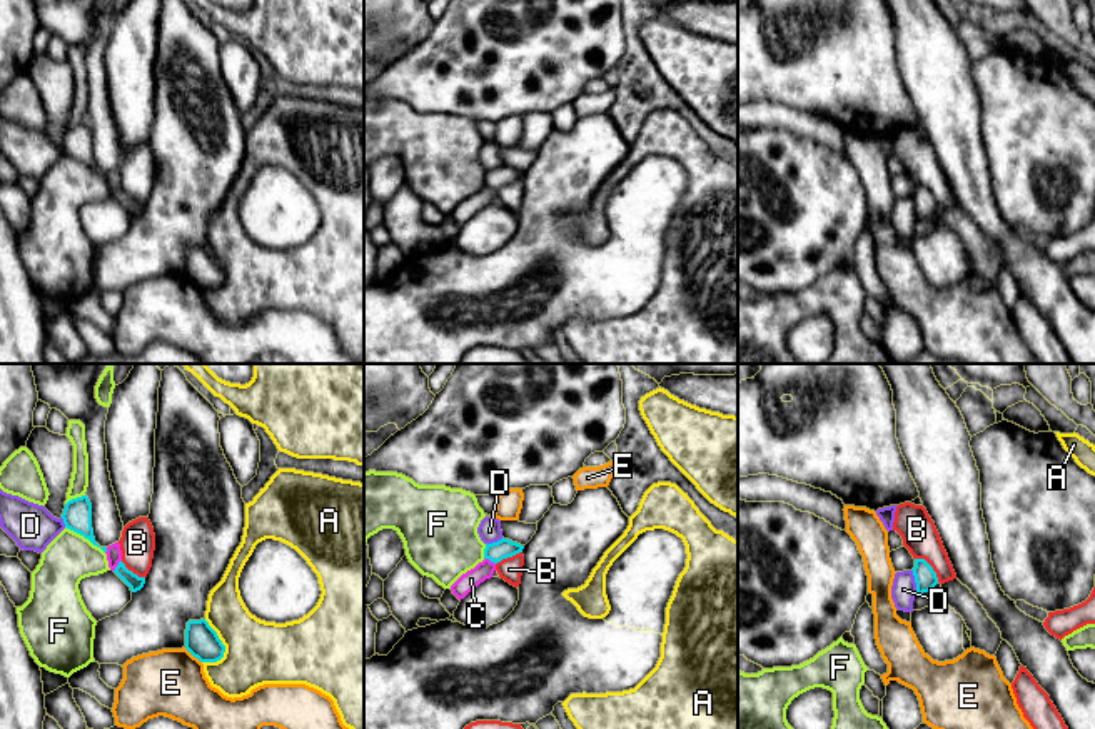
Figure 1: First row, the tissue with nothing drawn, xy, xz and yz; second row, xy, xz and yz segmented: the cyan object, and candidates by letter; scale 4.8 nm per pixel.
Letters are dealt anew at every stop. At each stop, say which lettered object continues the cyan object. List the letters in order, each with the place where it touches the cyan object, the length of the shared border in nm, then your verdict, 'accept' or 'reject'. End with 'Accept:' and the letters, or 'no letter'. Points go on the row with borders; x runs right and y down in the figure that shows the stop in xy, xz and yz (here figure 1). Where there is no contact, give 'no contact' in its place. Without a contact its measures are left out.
A: xy (221, 641) | 220 nm | reject
B: yz (930, 566) | 170 nm | reject
C: xy (117, 566) | 70 nm | reject
D: yz (915, 581) | 120 nm | reject
E: xy (192, 654) | 120 nm | reject
F: xy (85, 537) | 240 nm | reject
Accept: no letter

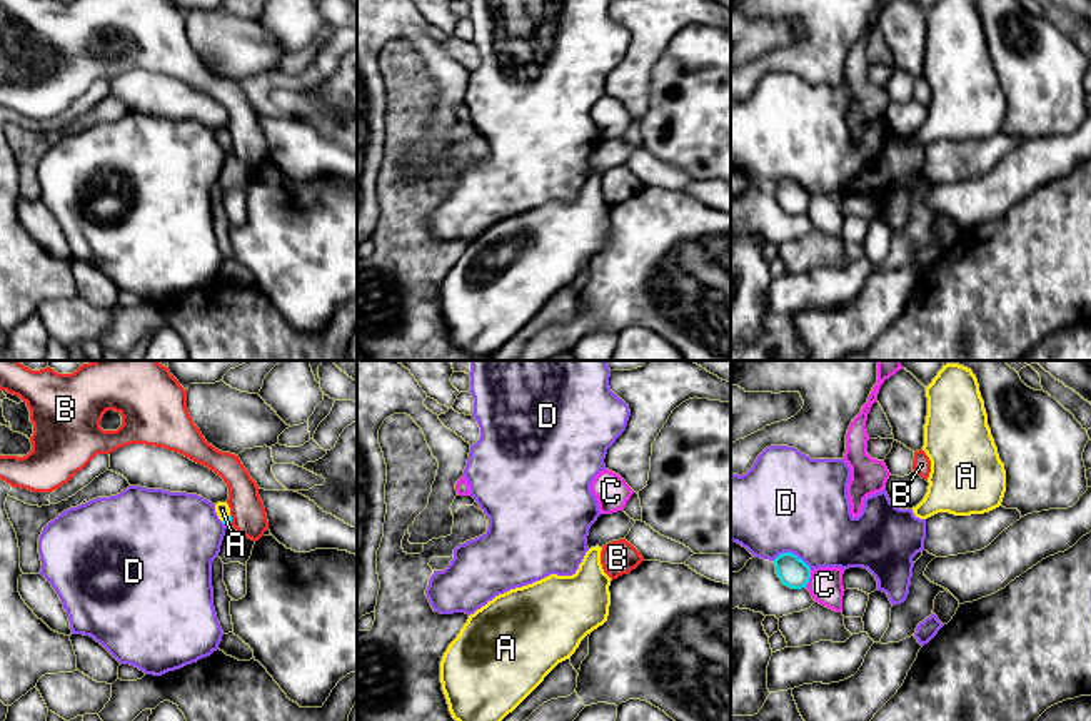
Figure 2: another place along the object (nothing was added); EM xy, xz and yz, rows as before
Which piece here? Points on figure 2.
A: xy (227, 518) | 50 nm | accept
B: xy (231, 519) | 60 nm | reject
C: yz (808, 579) | 90 nm | reject
D: yz (791, 553) | 200 nm | reject
Accept: A

